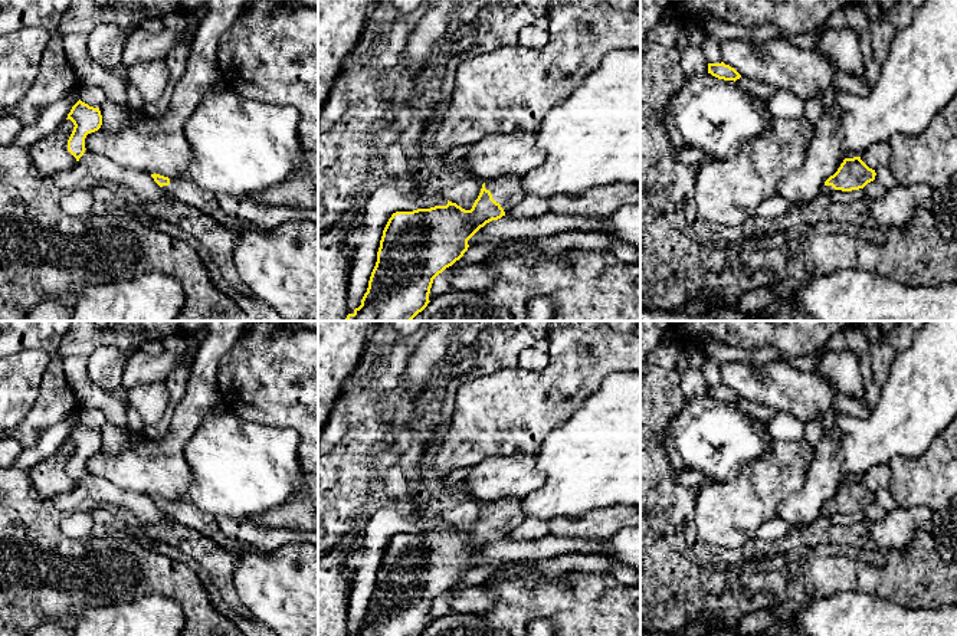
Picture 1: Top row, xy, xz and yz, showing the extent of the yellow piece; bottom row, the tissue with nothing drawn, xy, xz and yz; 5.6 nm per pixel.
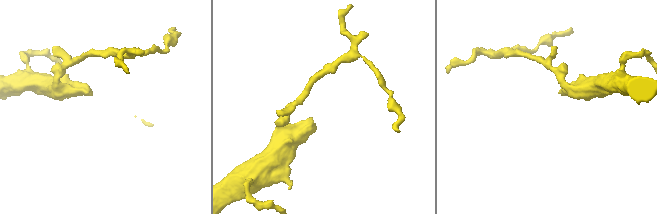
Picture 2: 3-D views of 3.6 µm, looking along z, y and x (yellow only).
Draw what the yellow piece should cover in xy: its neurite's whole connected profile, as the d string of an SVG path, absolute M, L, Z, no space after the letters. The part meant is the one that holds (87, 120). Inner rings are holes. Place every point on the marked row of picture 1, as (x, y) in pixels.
M81 99L72 106L68 118L73 122L73 131L68 140L68 151L79 161L85 153L85 138L102 125L99 108L89 106Z

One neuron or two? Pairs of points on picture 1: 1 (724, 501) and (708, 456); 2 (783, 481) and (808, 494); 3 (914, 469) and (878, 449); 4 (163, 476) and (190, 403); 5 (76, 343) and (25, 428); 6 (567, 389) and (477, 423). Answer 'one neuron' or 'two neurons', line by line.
1: two neurons
2: two neurons
3: two neurons
4: one neuron
5: two neurons
6: one neuron

